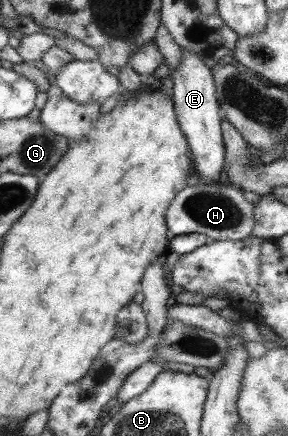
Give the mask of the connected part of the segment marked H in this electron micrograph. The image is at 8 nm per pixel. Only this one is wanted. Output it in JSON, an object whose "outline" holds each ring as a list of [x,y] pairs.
{"outline":[[[223,185],[186,186],[178,192],[166,210],[165,222],[168,224],[170,237],[182,234],[201,234],[208,240],[242,240],[252,232],[254,218],[252,218],[253,204],[247,202],[238,188]]]}

